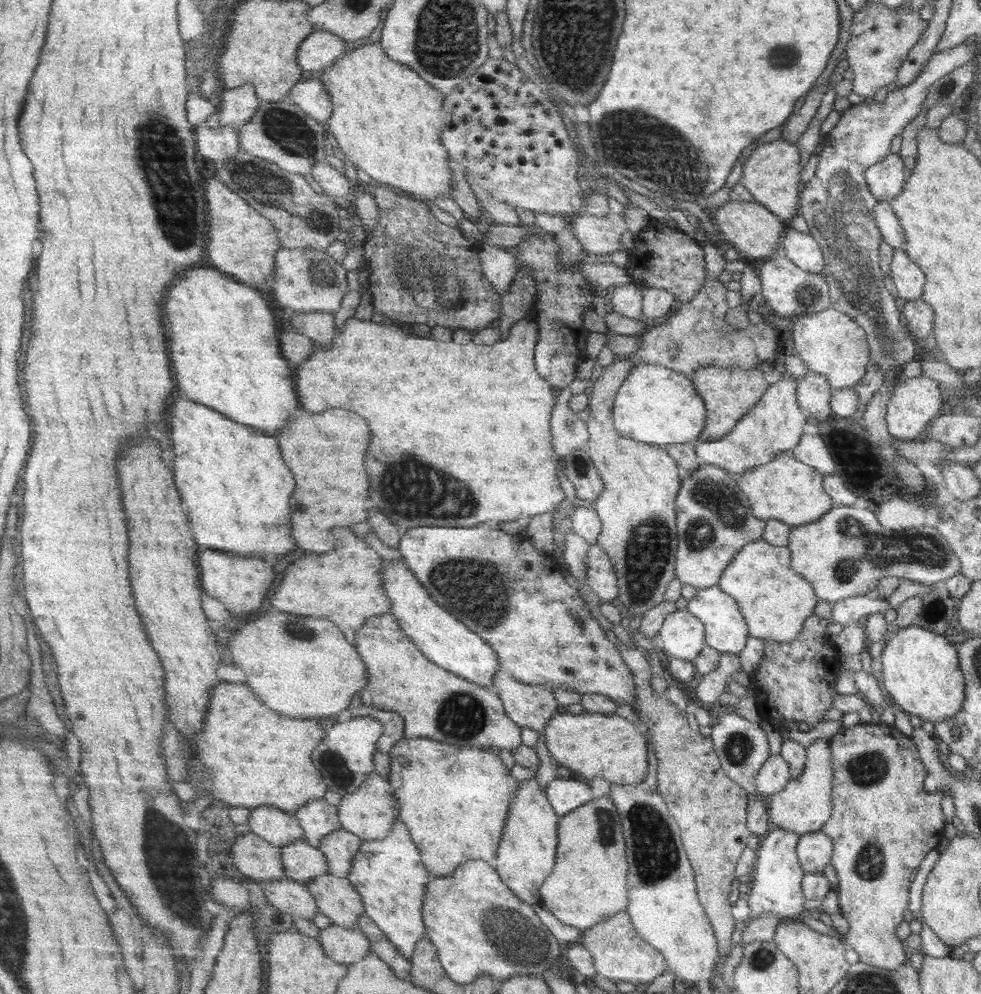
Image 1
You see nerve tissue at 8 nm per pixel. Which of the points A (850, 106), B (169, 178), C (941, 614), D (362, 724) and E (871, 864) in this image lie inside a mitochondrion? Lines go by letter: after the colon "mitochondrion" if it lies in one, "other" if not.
A: other
B: mitochondrion
C: other
D: other
E: mitochondrion

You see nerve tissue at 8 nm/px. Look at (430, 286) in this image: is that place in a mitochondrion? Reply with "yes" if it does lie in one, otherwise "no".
yes

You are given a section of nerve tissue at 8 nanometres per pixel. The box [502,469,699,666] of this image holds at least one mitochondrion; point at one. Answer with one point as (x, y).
(647, 554)

